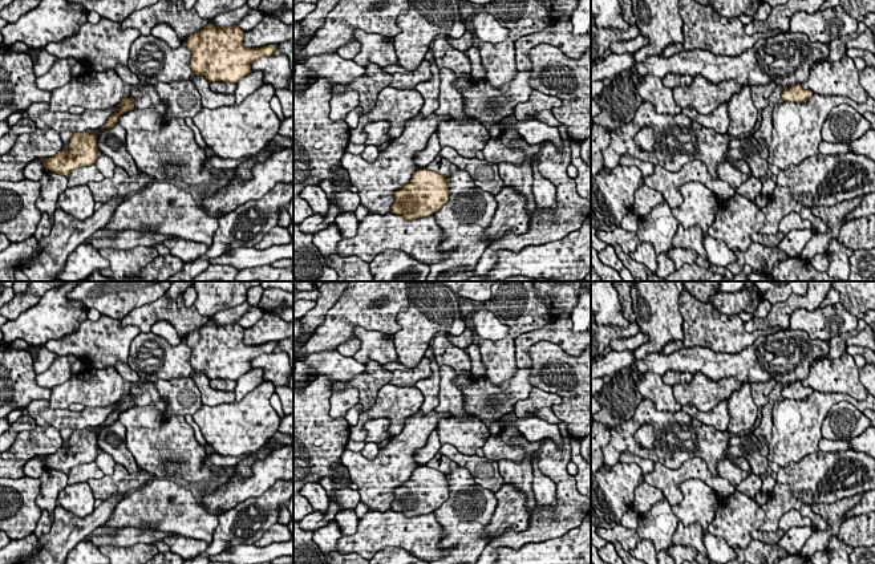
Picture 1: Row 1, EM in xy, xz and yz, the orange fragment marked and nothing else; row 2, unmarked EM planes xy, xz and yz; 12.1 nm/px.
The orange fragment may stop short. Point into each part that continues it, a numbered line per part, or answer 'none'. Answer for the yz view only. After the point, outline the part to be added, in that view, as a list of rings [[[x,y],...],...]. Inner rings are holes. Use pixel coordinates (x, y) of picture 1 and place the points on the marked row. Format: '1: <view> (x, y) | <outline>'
none

